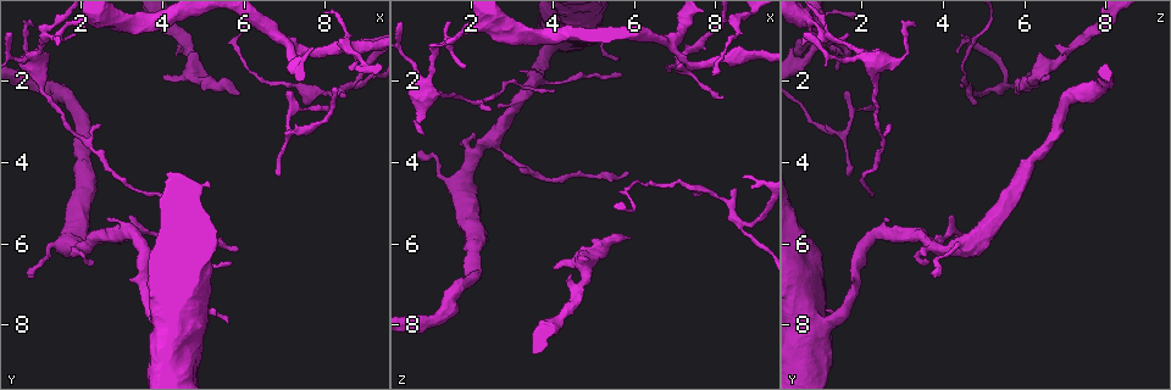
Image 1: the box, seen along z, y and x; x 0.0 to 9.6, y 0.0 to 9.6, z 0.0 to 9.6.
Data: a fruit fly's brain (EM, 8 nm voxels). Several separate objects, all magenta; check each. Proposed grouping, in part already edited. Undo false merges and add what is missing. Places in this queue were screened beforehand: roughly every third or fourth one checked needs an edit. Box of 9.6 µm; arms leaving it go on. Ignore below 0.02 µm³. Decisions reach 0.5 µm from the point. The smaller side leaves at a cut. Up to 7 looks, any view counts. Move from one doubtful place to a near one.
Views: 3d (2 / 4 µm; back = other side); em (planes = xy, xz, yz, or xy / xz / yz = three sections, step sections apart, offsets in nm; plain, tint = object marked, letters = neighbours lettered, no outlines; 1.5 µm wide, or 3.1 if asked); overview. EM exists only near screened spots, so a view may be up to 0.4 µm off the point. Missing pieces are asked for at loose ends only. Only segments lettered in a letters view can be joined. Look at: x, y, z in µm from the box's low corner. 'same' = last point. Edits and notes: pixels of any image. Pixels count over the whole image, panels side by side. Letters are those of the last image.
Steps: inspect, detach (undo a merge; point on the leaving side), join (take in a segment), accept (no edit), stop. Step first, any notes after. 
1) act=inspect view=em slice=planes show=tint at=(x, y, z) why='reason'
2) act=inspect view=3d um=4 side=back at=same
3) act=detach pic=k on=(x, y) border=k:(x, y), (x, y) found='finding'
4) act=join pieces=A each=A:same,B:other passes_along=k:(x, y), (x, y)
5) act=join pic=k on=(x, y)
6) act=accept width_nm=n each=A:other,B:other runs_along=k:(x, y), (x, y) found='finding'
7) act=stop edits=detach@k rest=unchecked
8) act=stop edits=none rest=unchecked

act=inspect view=3d um=4 at=(2.45, 3.05, 2.70) why='thin end'

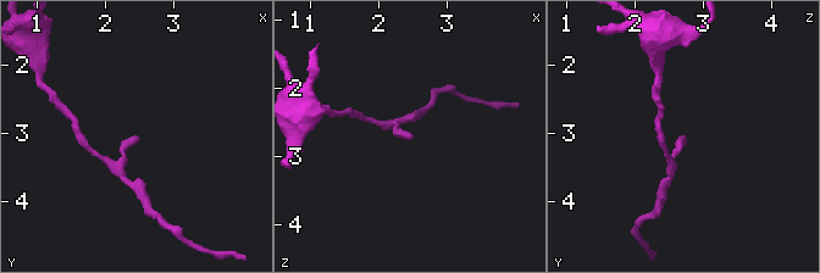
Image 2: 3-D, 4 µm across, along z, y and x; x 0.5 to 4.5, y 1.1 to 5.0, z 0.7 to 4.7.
act=inspect view=em slice=xy step=8 show=plain at=(2.45, 3.05, 2.70) why='need the tissue'

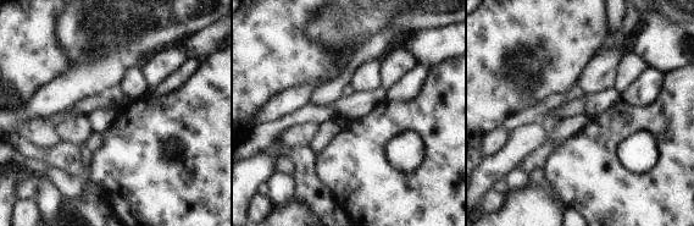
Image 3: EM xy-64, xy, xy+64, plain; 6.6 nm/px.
act=inspect view=em slice=xy step=8 show=letters at=same why='see the neighbours'

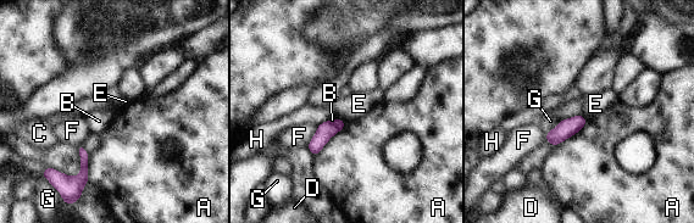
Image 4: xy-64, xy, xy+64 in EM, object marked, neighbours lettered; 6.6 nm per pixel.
act=accept width_nm=110 each=A:other,B:other,C:other,D:other,E:other,F:other,G:other,H:other border=4:(581, 113), (560, 121) found='none of them fits'

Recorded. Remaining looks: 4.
act=inspect view=em slice=xy step=4 show=tint at=(8.60, 2.15, 5.55) why='abrupt turn'

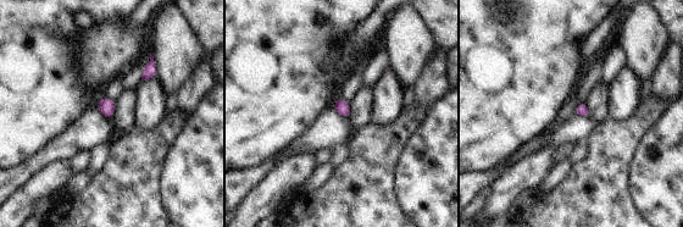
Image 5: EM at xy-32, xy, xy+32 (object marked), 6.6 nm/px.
act=inspect view=em slice=planes show=letters at=same why='another direction'

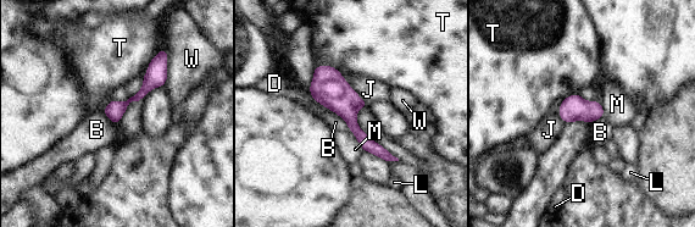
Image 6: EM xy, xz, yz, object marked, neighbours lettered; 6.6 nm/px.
act=accept width_nm=120 each=B:other,D:other,J:other,L:other,M:other,T:other,W:other runs_along=6:(317, 68), (354, 128), (389, 159) found='one neuron here'

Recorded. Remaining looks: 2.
act=inspect view=3d um=2 at=(4.00, 1.90, 6.55)

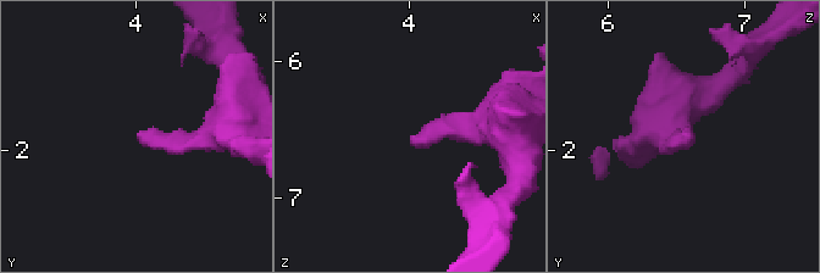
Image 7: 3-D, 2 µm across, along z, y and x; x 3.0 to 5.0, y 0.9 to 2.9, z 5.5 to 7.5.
act=inspect view=em slice=planes show=letters at=(4.00, 1.88, 6.58) why='need the tissue'

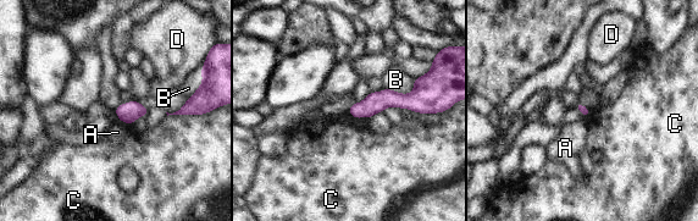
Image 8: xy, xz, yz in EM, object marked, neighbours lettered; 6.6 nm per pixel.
act=accept each=A:other,B:other,C:other,D:other runs_along=8:(422, 103), (378, 100), (353, 111) found='no lettered segment goes on from it'

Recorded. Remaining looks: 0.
act=stop edits=none rest=unchecked

